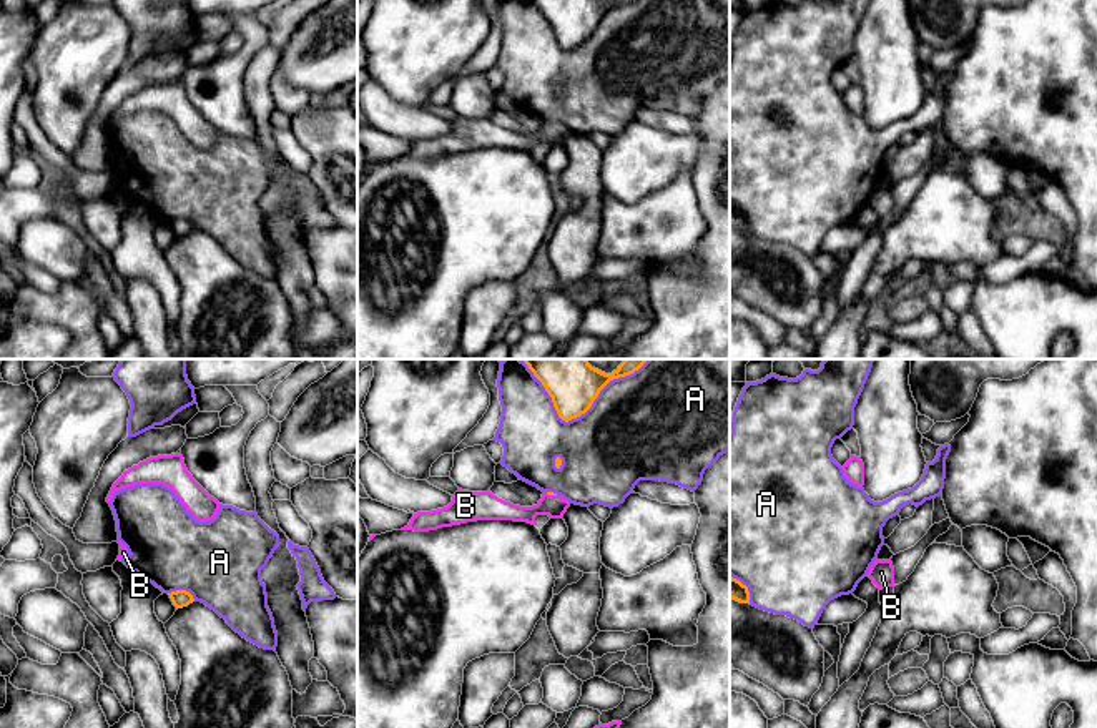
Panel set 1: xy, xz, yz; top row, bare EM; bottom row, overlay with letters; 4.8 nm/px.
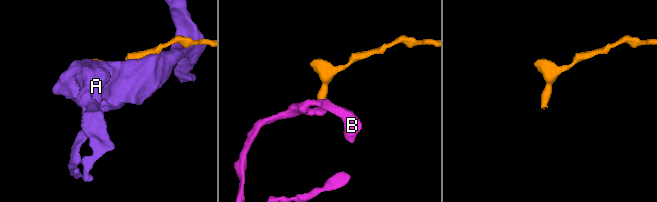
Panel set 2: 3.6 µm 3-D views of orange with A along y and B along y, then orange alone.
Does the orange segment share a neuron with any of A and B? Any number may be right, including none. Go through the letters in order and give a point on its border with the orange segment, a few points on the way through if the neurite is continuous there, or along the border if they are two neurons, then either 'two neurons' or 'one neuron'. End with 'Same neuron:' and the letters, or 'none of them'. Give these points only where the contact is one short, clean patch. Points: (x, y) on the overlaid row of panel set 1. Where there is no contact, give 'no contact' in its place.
A: xz (577, 416) | two neurons
B: xz (552, 494) | across xz (547, 492), (552, 494), (554, 506) | one neuron
Same neuron: B

